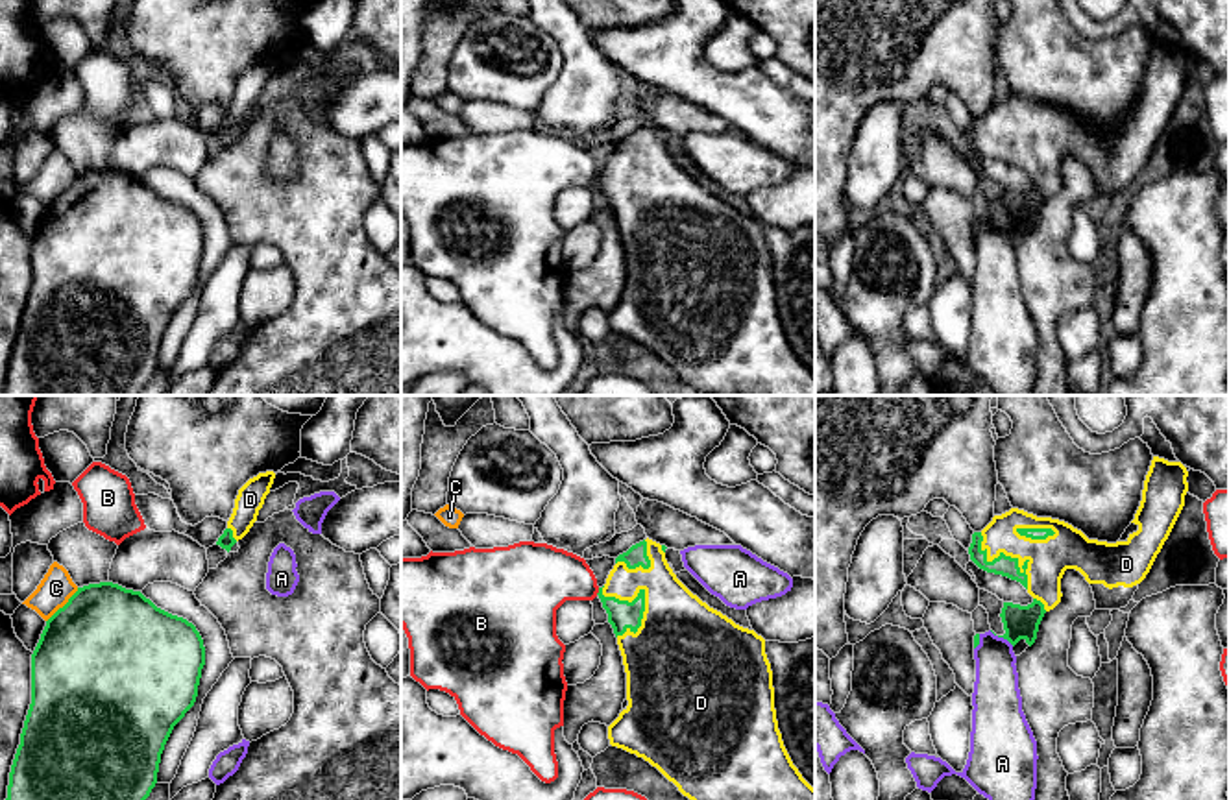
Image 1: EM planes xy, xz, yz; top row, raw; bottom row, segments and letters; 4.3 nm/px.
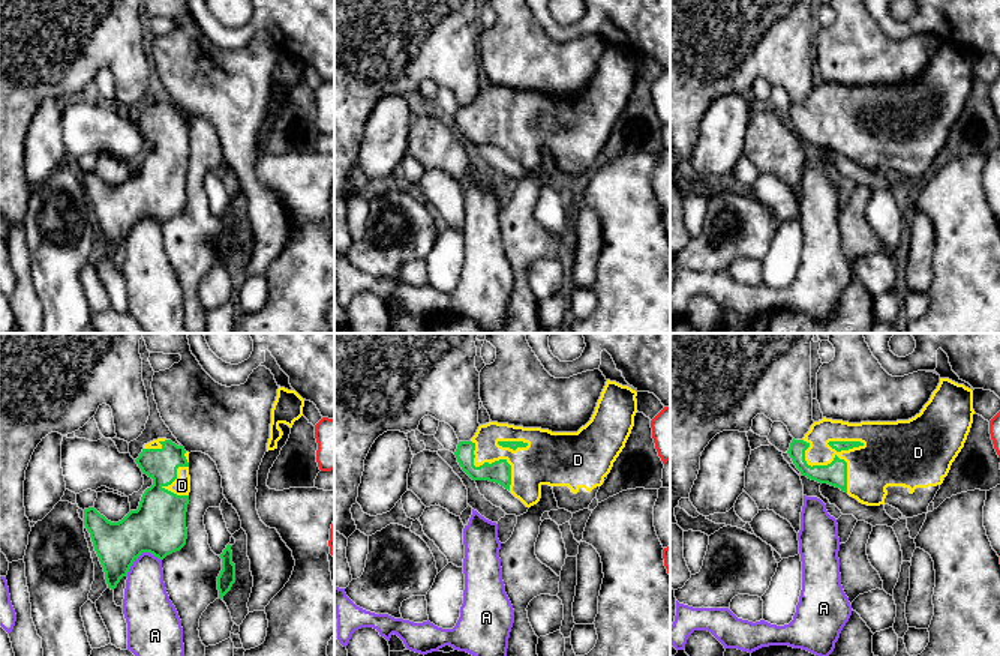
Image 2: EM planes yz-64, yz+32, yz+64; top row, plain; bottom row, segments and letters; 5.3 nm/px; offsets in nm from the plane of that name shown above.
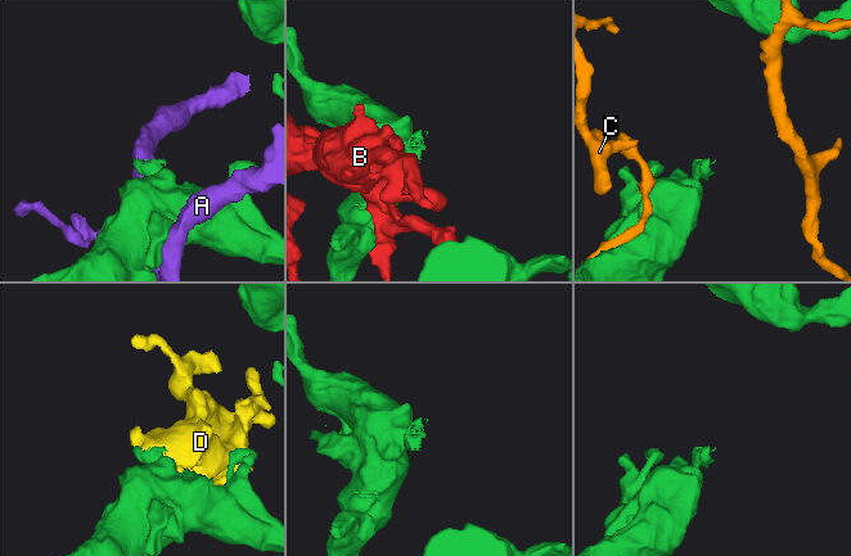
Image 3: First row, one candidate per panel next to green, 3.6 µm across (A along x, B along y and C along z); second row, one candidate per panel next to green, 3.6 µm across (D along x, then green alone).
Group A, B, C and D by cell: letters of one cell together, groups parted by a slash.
A / B / C / D

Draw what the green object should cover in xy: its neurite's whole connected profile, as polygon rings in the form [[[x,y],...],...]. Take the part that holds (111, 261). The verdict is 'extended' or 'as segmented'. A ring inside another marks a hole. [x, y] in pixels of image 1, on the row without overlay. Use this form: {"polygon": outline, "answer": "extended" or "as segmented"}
{"polygon": [[[113,168],[78,174],[31,240],[31,290],[6,395],[140,395],[174,312],[194,292],[205,233],[183,203]]], "answer": "as segmented"}

